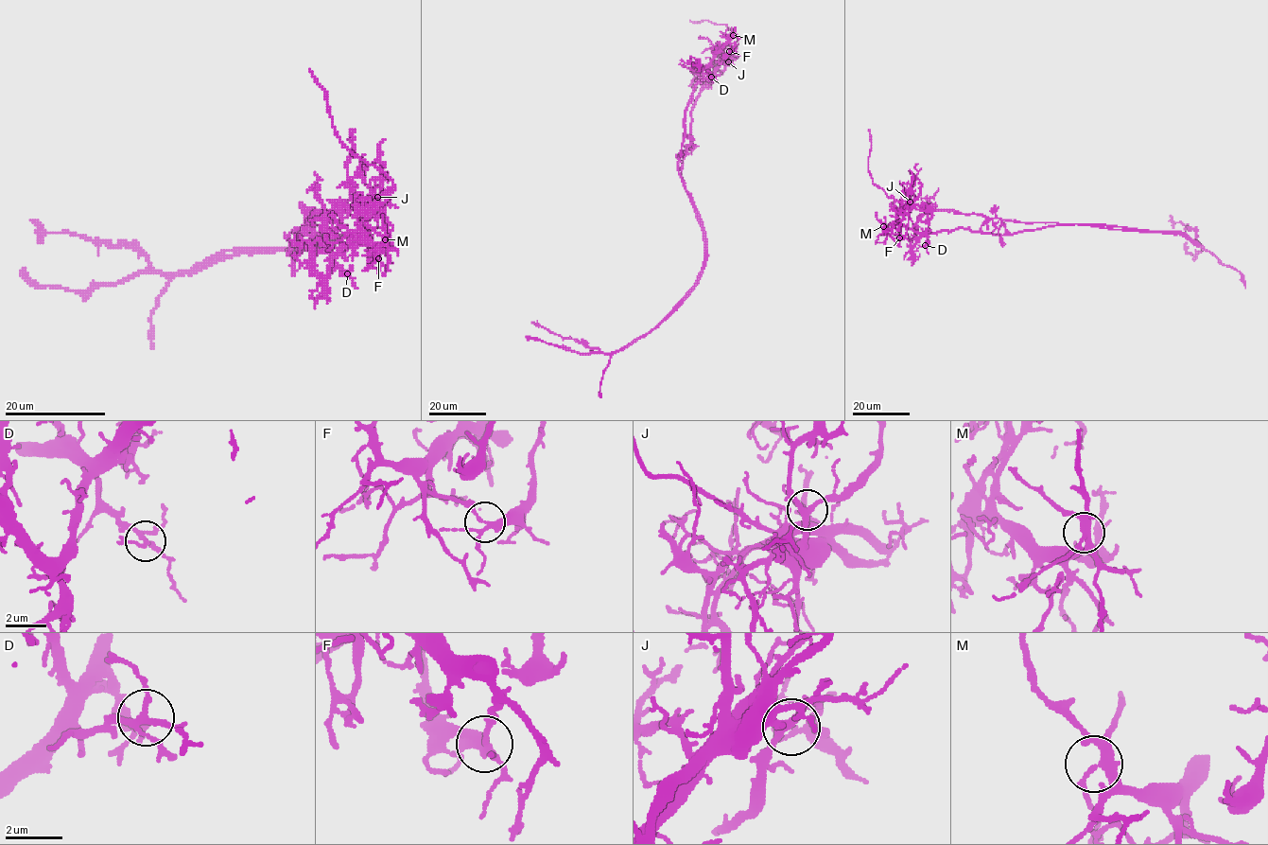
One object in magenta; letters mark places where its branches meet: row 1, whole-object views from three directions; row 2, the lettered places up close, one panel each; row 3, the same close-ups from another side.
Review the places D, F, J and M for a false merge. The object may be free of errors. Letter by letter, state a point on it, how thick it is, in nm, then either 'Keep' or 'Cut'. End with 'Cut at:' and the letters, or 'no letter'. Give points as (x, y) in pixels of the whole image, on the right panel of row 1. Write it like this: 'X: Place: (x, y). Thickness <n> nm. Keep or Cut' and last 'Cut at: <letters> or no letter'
D: Place: (925, 245). Thickness 200 nm. Keep
F: Place: (899, 237). Thickness 220 nm. Cut
J: Place: (910, 202). Thickness 240 nm. Keep
M: Place: (883, 226). Thickness 280 nm. Keep
Cut at: F

